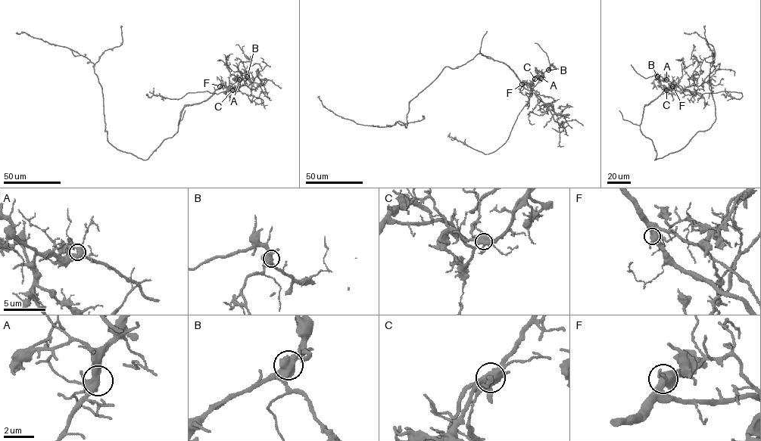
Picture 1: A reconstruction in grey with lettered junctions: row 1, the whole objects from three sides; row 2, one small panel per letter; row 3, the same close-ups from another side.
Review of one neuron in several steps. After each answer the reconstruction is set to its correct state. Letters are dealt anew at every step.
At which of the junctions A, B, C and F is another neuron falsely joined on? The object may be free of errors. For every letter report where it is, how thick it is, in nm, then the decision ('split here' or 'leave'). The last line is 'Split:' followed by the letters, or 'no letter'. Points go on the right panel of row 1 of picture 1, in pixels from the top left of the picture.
A: (666, 79) | 460 nm | leave
B: (657, 76) | 550 nm | leave
C: (666, 90) | 600 nm | split here
F: (672, 86) | 480 nm | leave
Split: C

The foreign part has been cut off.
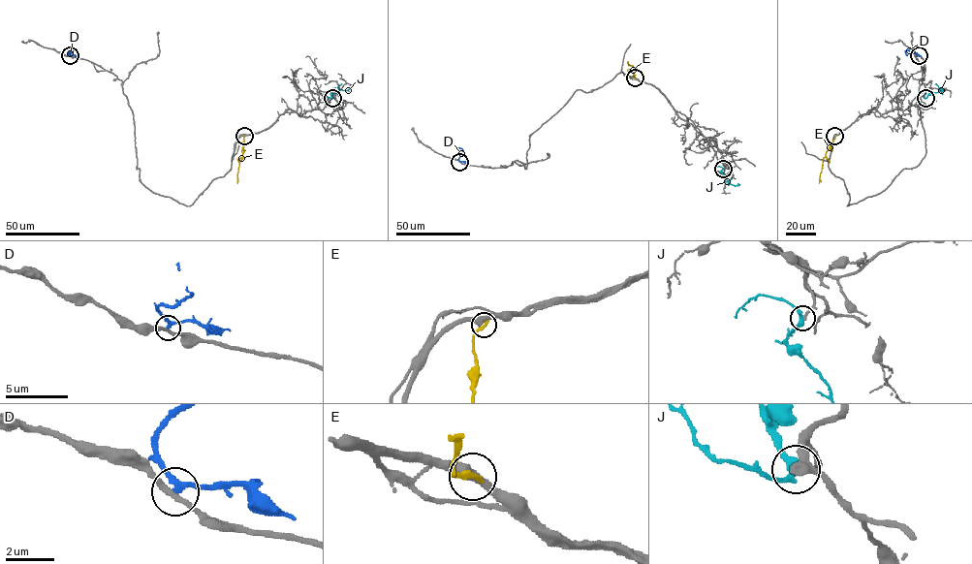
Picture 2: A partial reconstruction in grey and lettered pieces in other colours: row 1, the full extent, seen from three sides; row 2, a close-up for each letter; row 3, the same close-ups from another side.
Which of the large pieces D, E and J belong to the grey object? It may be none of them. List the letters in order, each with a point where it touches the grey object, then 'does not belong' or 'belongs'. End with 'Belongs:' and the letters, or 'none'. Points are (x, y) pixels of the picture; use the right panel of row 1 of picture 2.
D: contact (919, 55); does not belong
E: contact (834, 136); does not belong
J: contact (925, 98); does not belong
Belongs: none

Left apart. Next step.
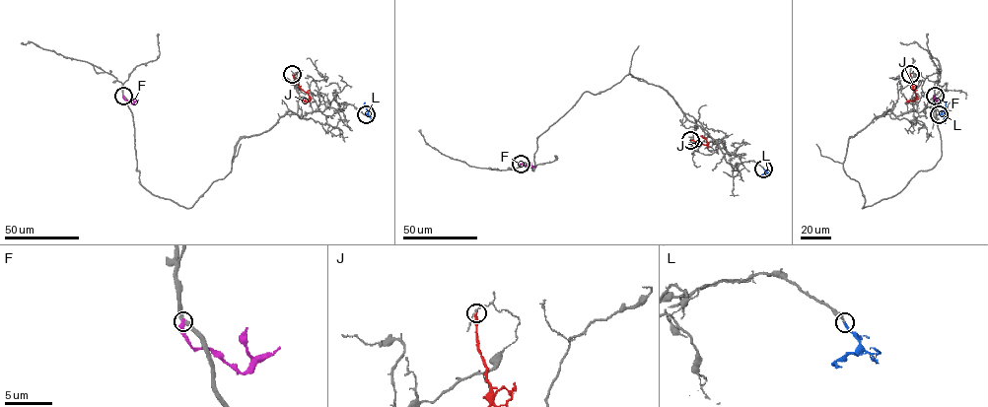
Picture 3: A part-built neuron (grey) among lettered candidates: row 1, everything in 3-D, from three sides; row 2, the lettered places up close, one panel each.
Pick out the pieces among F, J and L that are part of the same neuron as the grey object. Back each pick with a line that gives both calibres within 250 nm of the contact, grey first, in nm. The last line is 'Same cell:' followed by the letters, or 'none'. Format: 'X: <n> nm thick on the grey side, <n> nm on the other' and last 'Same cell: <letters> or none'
L: 280 nm thick on the grey side, 150 nm on the other
Same cell: L

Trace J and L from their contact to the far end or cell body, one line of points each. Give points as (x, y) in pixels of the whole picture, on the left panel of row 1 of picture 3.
J: (292, 74), (299, 87), (309, 96), (309, 101), (301, 99)
L: (366, 113), (365, 101)

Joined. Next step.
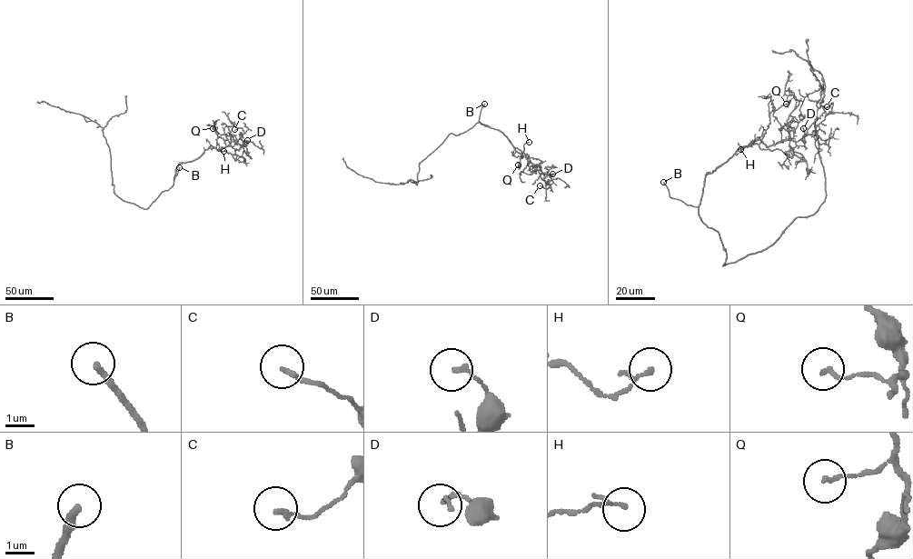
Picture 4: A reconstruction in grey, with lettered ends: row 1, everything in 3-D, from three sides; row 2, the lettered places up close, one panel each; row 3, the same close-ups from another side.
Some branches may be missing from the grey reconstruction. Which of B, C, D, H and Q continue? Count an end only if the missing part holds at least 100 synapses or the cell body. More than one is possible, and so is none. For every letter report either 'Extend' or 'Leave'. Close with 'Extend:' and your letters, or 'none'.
B: Extend
C: Leave
D: Leave
H: Leave
Q: Leave
Extend: B

